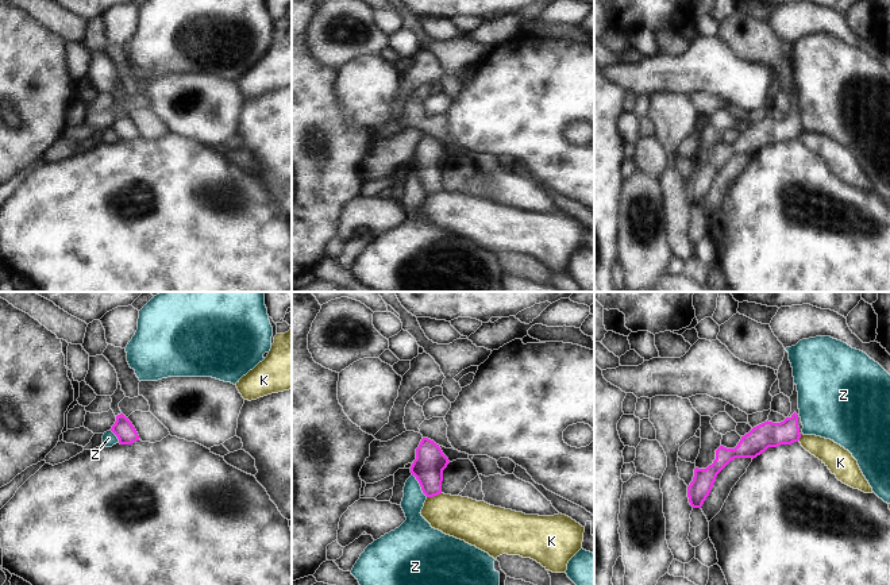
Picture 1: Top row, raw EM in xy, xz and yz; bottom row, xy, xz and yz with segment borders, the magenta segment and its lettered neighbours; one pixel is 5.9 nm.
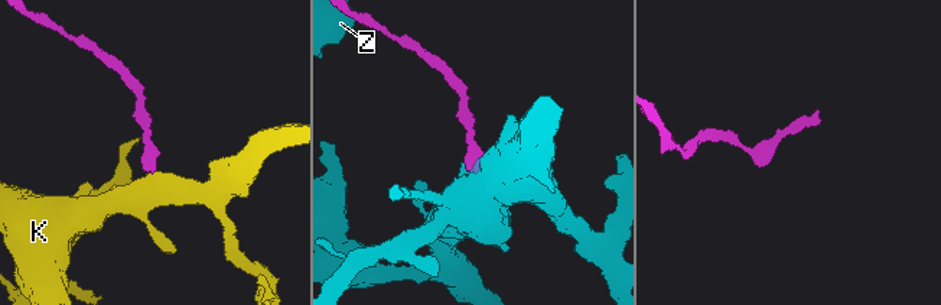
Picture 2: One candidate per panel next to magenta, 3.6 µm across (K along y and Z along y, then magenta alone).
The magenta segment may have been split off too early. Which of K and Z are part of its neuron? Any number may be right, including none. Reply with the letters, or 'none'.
none

